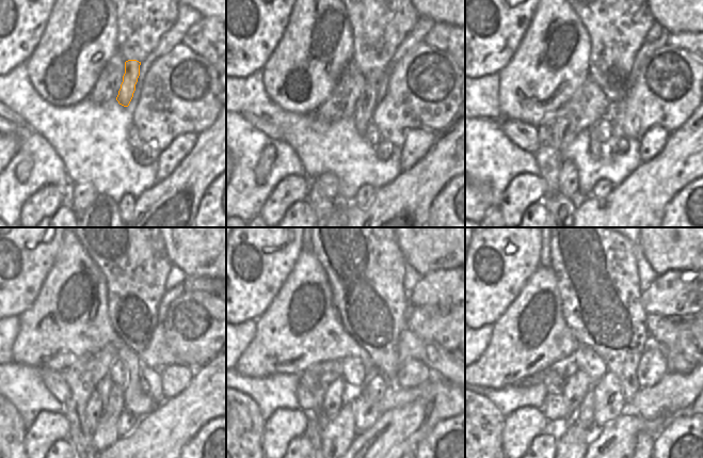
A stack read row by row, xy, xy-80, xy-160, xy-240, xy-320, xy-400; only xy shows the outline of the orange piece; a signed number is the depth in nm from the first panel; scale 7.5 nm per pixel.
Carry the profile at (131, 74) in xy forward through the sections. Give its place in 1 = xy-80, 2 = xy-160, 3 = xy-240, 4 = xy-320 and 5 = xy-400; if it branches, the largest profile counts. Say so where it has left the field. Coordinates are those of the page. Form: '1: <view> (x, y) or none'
1: xy-80 (365, 106)
2: xy-160 (595, 152)
3: xy-240 (106, 432)
4: xy-320 (337, 435)
5: xy-400 (573, 444)

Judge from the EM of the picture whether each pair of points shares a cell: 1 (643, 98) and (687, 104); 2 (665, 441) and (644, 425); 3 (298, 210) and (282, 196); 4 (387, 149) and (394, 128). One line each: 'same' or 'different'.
1: same
2: different
3: different
4: different

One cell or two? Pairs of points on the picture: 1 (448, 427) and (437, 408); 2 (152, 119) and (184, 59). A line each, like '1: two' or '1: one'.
1: two
2: one

